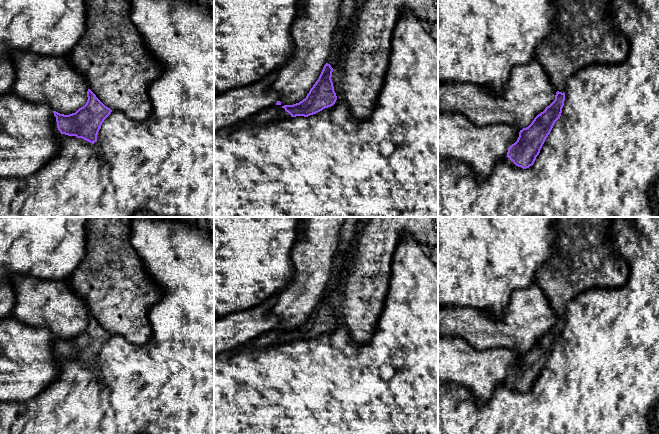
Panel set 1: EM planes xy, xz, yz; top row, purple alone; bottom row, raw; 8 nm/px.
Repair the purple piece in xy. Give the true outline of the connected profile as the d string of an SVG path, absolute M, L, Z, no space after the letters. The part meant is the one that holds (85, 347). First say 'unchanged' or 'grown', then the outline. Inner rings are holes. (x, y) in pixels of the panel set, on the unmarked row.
grown | M90 313L87 315L87 321L86 328L75 337L64 339L53 335L54 352L58 357L76 360L94 368L102 347L112 334L105 330Z

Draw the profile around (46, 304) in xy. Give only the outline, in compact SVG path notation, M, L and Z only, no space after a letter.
M13 275L11 282L16 295L14 318L64 339L86 328L89 311L65 281Z

